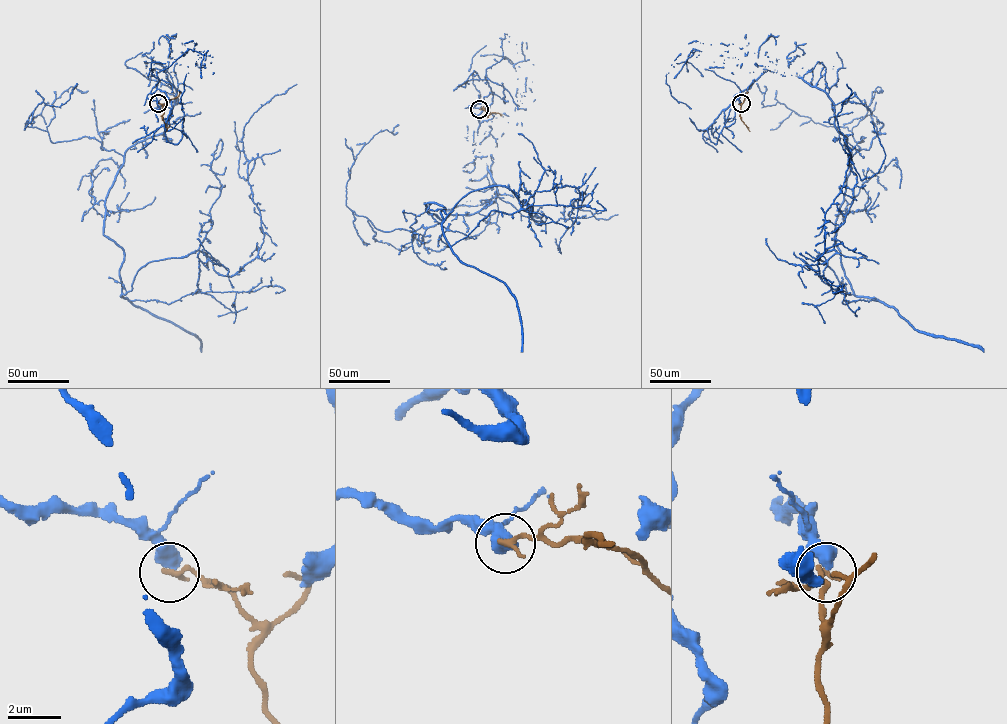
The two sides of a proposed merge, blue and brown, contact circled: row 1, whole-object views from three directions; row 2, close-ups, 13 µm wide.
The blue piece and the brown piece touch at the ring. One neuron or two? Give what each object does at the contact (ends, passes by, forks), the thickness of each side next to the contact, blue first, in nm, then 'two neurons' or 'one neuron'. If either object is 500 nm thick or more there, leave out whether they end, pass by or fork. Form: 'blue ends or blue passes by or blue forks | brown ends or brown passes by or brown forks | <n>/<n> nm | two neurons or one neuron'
600/200 nm | two neurons

